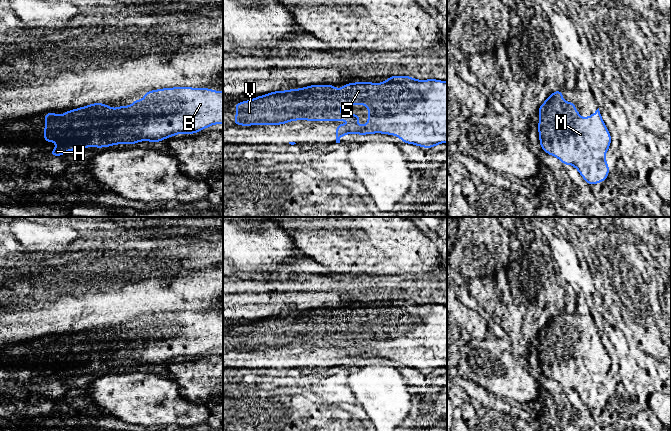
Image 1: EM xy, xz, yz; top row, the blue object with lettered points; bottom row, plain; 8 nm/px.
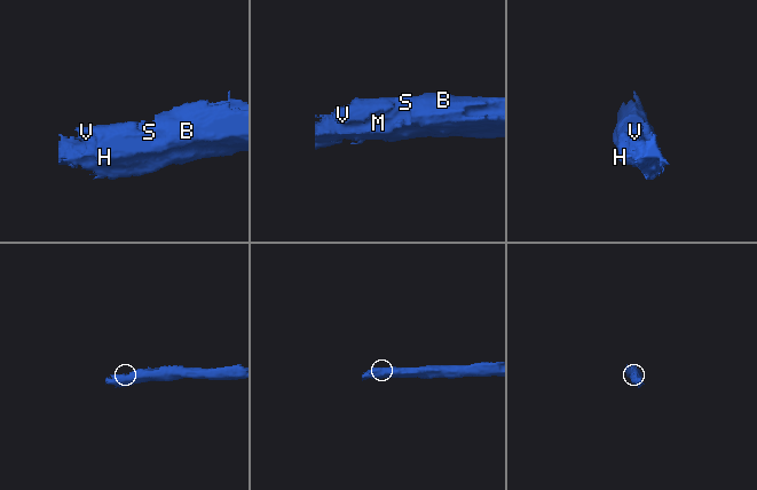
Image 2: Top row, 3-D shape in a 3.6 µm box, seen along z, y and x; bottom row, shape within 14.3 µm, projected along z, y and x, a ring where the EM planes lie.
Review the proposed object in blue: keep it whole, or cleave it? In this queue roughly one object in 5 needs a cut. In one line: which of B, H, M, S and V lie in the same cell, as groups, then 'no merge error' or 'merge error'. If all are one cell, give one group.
B H M S V; no merge error

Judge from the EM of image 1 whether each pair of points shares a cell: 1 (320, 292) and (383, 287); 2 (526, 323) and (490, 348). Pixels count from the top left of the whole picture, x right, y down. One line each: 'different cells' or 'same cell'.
1: same cell
2: different cells

